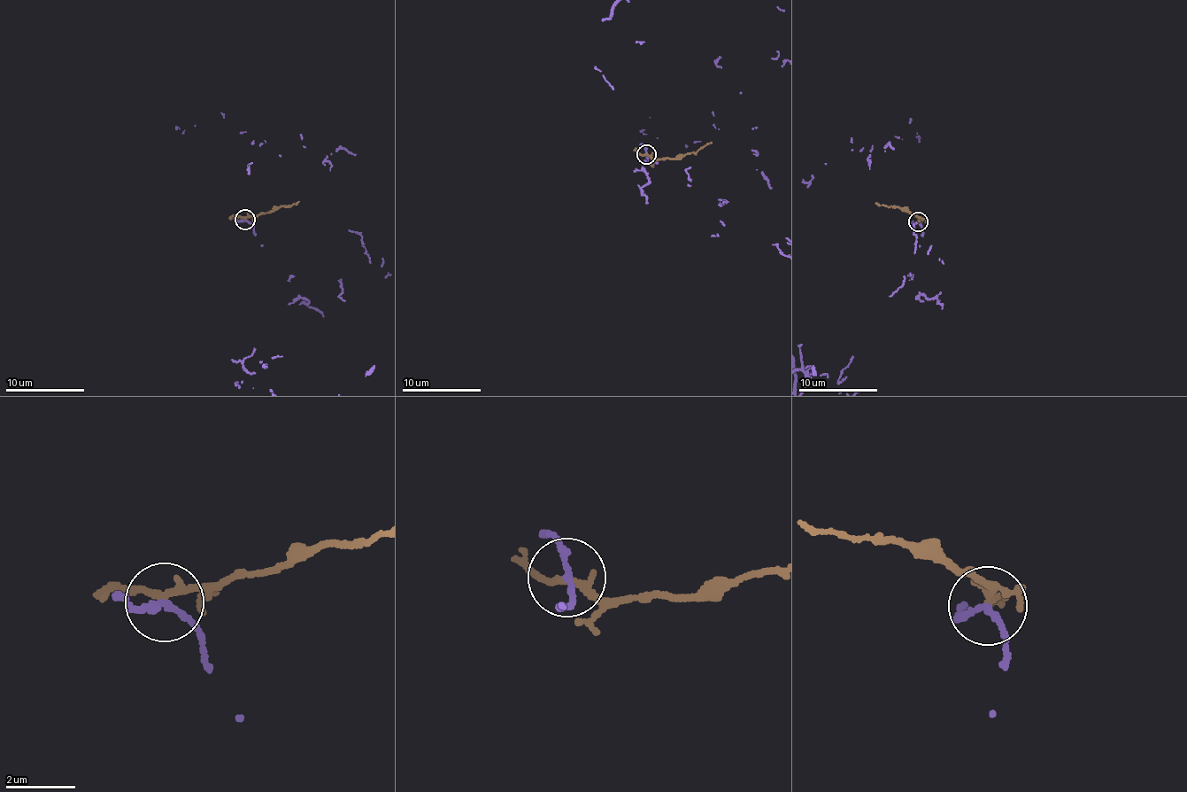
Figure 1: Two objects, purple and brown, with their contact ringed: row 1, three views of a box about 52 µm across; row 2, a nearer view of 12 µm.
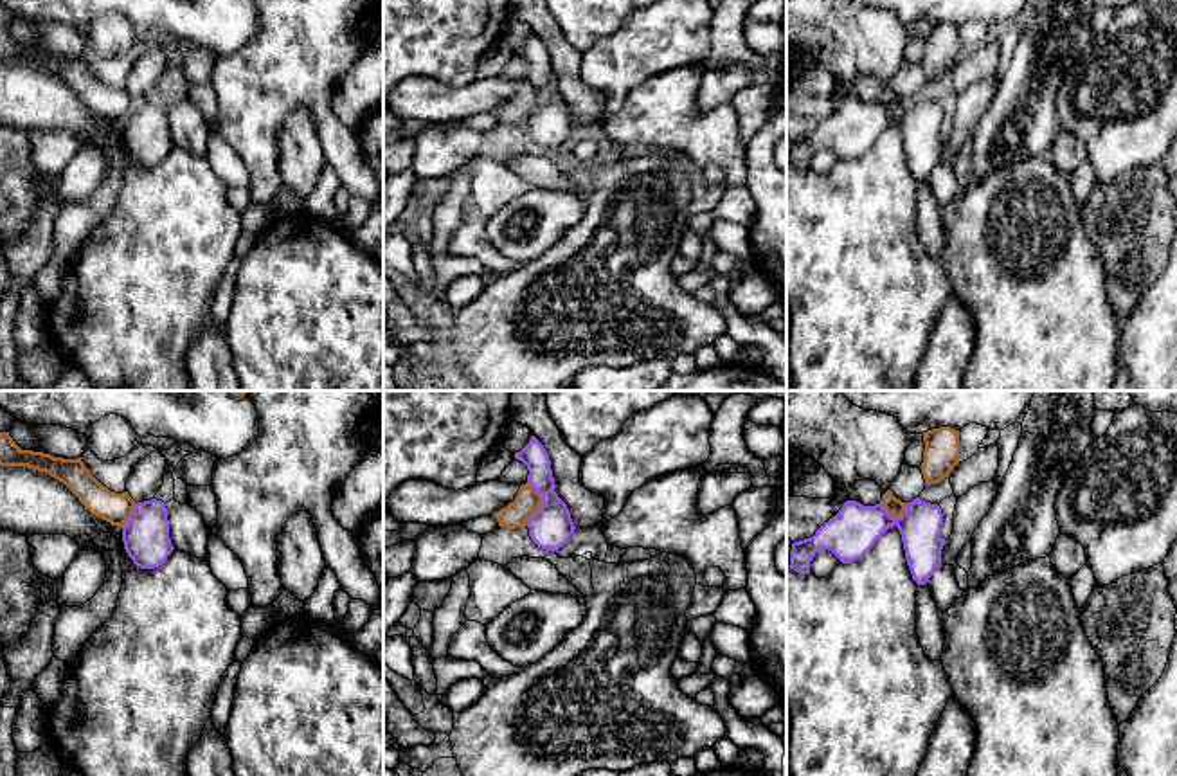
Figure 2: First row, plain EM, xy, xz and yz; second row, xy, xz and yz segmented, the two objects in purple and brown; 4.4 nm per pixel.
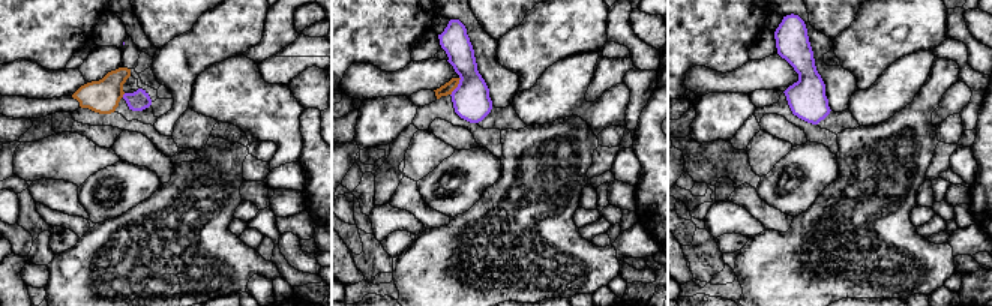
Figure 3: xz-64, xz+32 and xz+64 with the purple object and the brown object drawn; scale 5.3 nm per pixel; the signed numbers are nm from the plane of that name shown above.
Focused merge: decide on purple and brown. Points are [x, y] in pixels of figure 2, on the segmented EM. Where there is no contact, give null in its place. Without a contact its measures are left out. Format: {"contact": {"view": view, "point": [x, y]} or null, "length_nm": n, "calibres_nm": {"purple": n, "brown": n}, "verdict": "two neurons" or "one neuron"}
{"contact": {"view": "xz", "point": [540, 505]}, "length_nm": 190, "calibres_nm": {"purple": 190, "brown": 120}, "verdict": "two neurons"}

